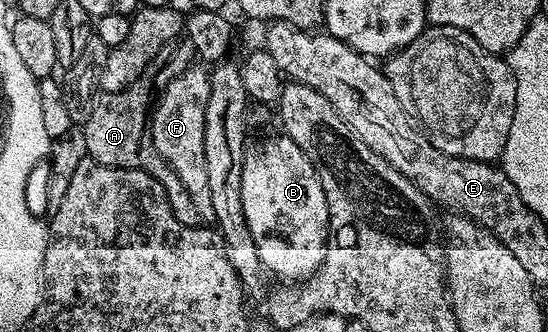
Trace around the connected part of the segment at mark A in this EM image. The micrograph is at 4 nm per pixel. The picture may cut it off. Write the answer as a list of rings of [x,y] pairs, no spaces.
[[[187,39],[177,40],[174,47],[165,48],[158,54],[148,72],[142,74],[133,85],[126,87],[121,93],[104,93],[101,101],[99,98],[93,104],[91,115],[82,125],[88,148],[87,156],[91,160],[115,169],[141,169],[151,173],[154,179],[158,179],[158,183],[162,183],[168,196],[170,211],[174,211],[174,219],[187,225],[200,225],[202,219],[198,215],[198,207],[194,207],[190,195],[186,195],[186,187],[182,187],[178,175],[174,175],[174,171],[162,159],[162,155],[156,153],[152,142],[150,114],[154,108],[152,81],[157,81],[157,86],[160,87],[170,84],[193,64],[195,57],[194,47]]]

